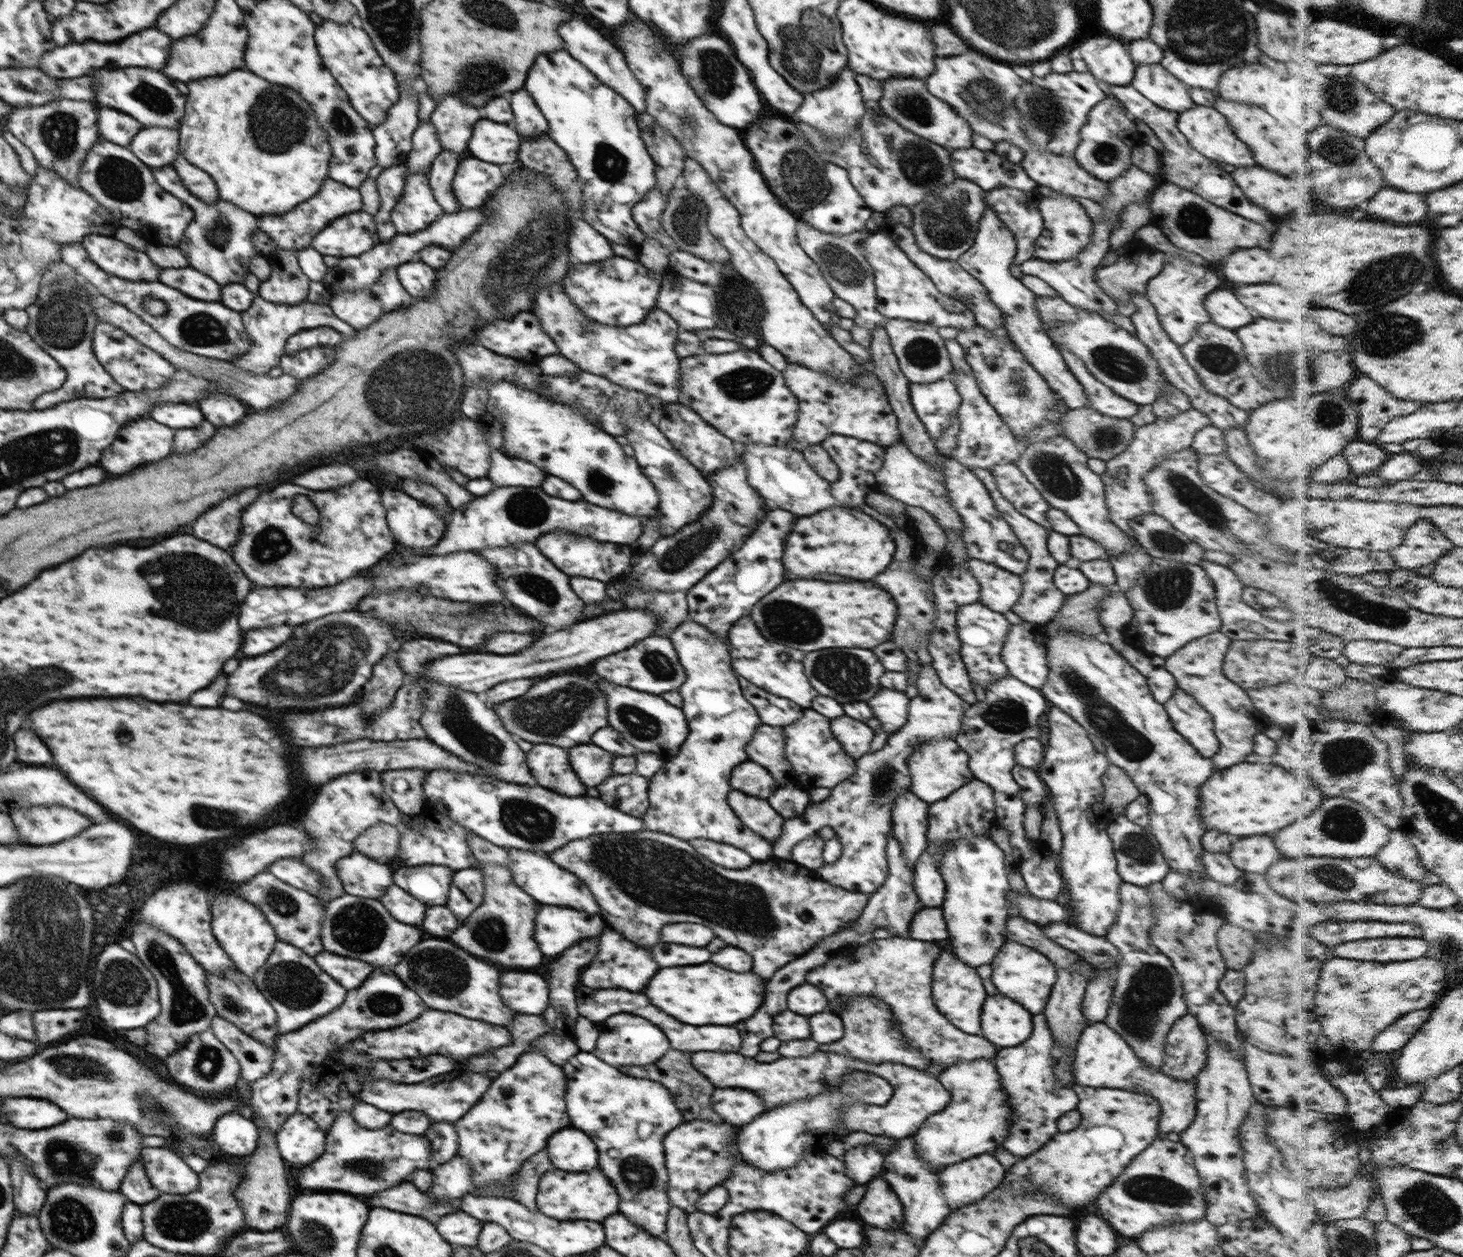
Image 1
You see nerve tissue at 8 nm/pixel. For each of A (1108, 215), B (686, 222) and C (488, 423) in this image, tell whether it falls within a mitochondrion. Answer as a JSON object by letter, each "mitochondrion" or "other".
{"A":"other","B":"mitochondrion","C":"other"}

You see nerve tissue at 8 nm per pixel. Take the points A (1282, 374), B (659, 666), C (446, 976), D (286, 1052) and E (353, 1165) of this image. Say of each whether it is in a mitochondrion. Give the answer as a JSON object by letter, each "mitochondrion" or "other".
{"A":"mitochondrion","B":"mitochondrion","C":"mitochondrion","D":"other","E":"mitochondrion"}

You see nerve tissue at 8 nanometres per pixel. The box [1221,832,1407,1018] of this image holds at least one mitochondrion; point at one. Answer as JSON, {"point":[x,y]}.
{"point":[1335,878]}

